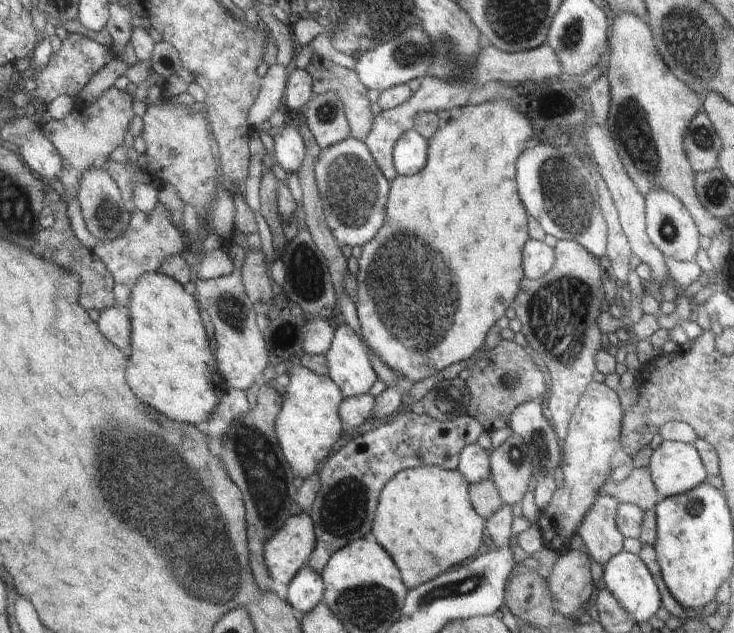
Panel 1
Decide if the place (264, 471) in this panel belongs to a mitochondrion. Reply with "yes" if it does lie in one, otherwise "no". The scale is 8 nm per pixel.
yes

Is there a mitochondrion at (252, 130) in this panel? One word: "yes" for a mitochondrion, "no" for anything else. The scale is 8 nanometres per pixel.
no

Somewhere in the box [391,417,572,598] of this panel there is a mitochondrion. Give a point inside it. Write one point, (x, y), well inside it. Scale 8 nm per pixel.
(539, 440)

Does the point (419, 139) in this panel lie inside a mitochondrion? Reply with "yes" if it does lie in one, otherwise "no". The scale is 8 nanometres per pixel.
no

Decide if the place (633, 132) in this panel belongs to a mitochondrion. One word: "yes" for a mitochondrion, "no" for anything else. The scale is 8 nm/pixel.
yes

